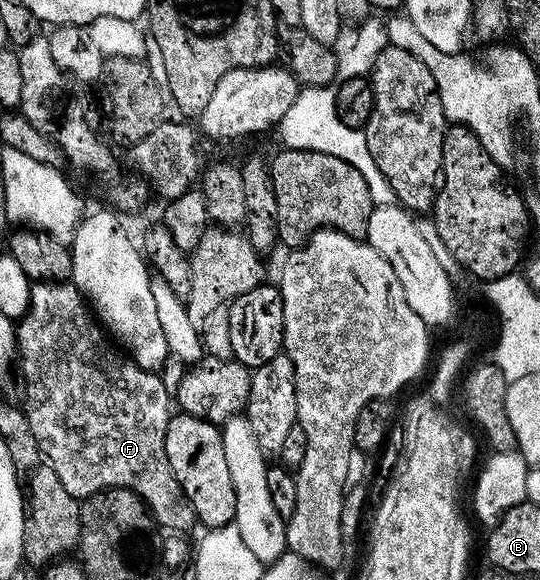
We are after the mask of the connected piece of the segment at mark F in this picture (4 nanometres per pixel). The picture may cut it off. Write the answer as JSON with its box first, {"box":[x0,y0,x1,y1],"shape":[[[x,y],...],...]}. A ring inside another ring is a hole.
{"box":[16,280,196,531],"shape":[[[69,280],[31,284],[30,305],[17,322],[16,336],[16,357],[26,376],[24,412],[43,458],[60,475],[64,491],[85,499],[101,489],[131,489],[149,507],[155,522],[170,529],[166,531],[186,531],[182,529],[196,525],[192,503],[184,495],[166,454],[172,396],[155,370],[140,368],[125,352],[117,353],[106,342],[107,334],[82,292]]]}

